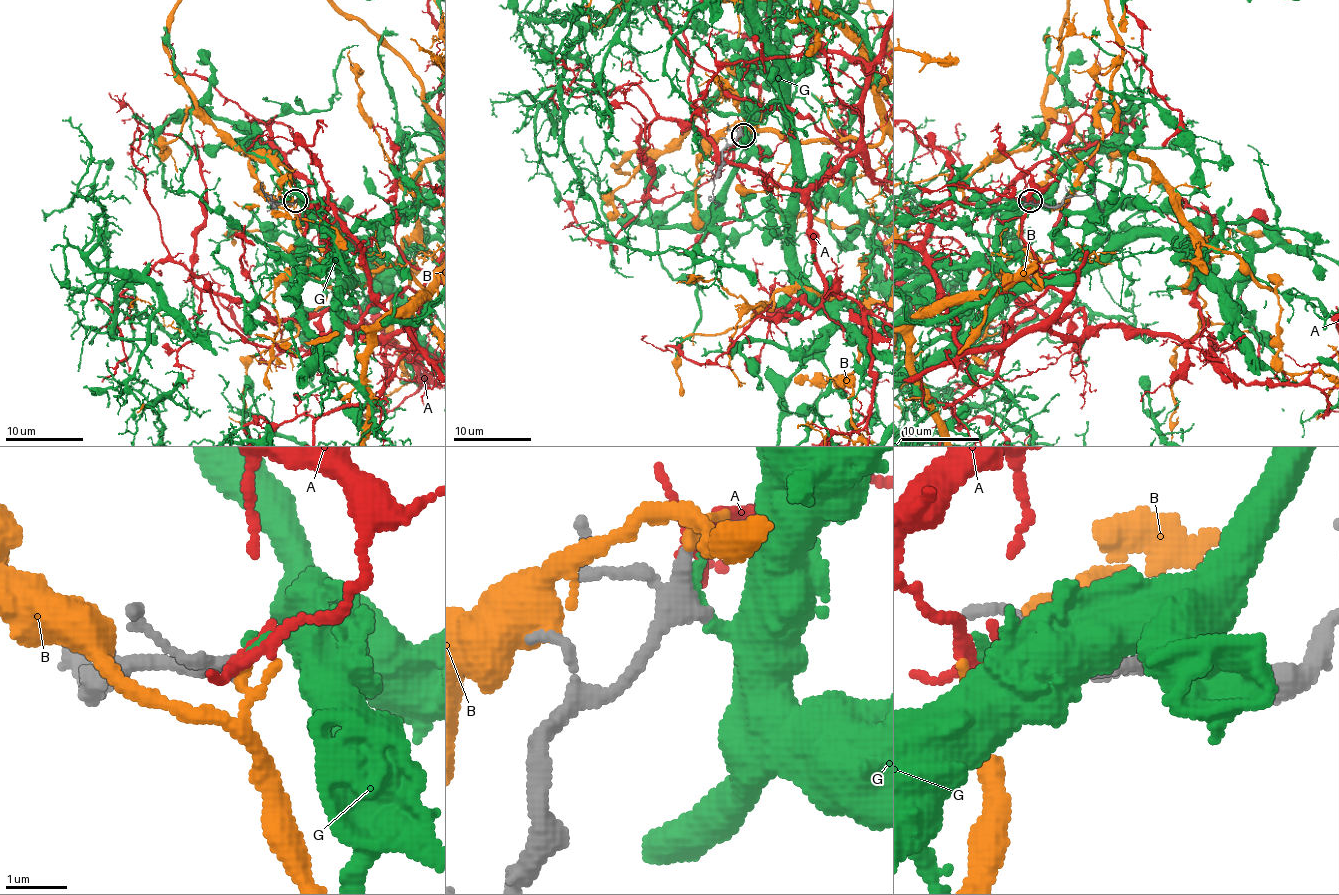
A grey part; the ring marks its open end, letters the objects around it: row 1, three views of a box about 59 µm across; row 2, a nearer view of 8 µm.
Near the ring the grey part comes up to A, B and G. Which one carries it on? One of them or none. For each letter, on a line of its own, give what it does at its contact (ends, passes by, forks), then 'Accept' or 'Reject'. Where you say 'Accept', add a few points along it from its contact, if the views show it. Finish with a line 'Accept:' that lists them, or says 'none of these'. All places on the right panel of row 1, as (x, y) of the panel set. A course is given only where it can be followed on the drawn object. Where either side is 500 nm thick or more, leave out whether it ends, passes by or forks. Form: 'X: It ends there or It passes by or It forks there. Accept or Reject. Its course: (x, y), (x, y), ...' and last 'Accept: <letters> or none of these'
A: It passes by. Reject
B: It passes by. Reject
G: It passes by. Accept
Accept: G

